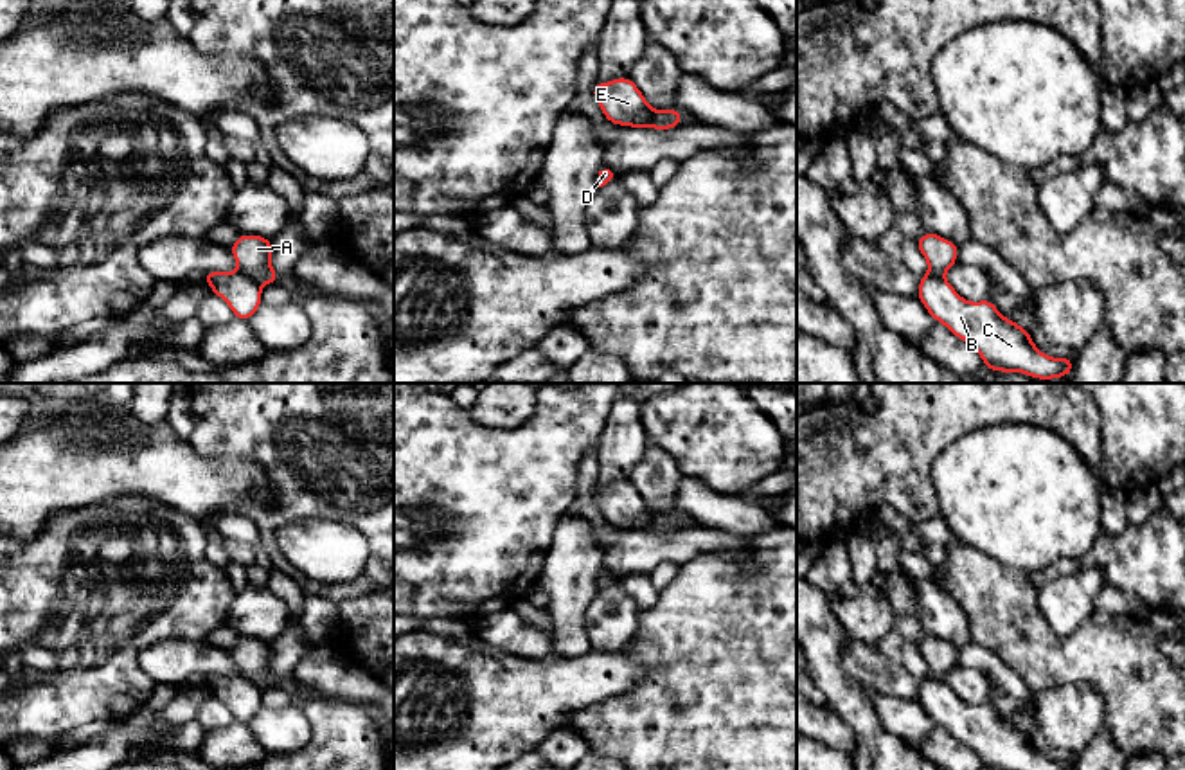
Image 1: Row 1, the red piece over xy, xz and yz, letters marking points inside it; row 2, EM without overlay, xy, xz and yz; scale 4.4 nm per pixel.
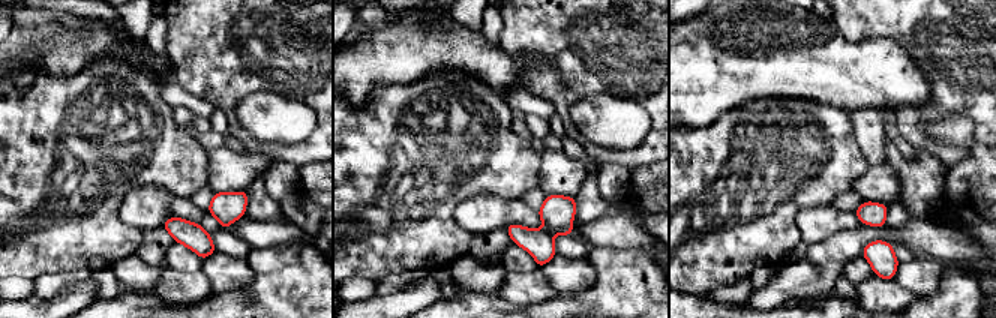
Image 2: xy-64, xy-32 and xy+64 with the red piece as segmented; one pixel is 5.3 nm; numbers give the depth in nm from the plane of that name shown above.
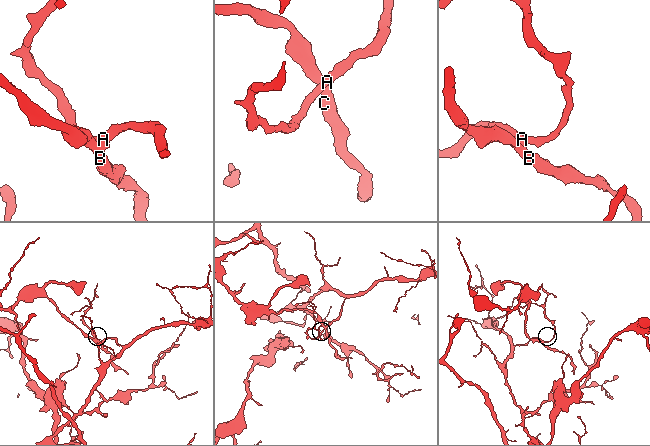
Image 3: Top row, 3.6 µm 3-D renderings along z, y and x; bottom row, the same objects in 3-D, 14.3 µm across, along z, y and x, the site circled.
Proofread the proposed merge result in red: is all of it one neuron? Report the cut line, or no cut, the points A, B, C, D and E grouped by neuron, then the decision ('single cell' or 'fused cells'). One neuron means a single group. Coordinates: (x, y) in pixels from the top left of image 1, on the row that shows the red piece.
xy (238, 268), (259, 286) | A D / B C E | fused cells

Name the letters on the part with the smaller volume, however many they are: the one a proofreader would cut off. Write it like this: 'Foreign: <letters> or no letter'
Foreign: A, D

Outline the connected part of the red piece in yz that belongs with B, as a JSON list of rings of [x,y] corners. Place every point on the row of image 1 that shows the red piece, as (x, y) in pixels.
[[[931,273],[921,277],[917,299],[982,356],[987,371],[1023,372],[1038,380],[1070,376],[1072,358],[1043,354],[1029,331],[1005,318],[989,299],[964,300],[944,277]]]

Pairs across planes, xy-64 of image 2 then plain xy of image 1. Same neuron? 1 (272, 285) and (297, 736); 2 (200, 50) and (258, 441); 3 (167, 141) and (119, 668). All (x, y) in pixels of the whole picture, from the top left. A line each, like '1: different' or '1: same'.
1: different
2: same
3: same

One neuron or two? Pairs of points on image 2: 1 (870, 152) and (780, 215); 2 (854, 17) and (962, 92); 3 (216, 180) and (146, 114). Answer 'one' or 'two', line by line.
1: two
2: one
3: two

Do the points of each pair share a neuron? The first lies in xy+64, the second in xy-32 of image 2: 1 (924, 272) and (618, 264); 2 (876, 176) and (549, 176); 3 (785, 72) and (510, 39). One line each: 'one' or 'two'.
1: two
2: one
3: two

